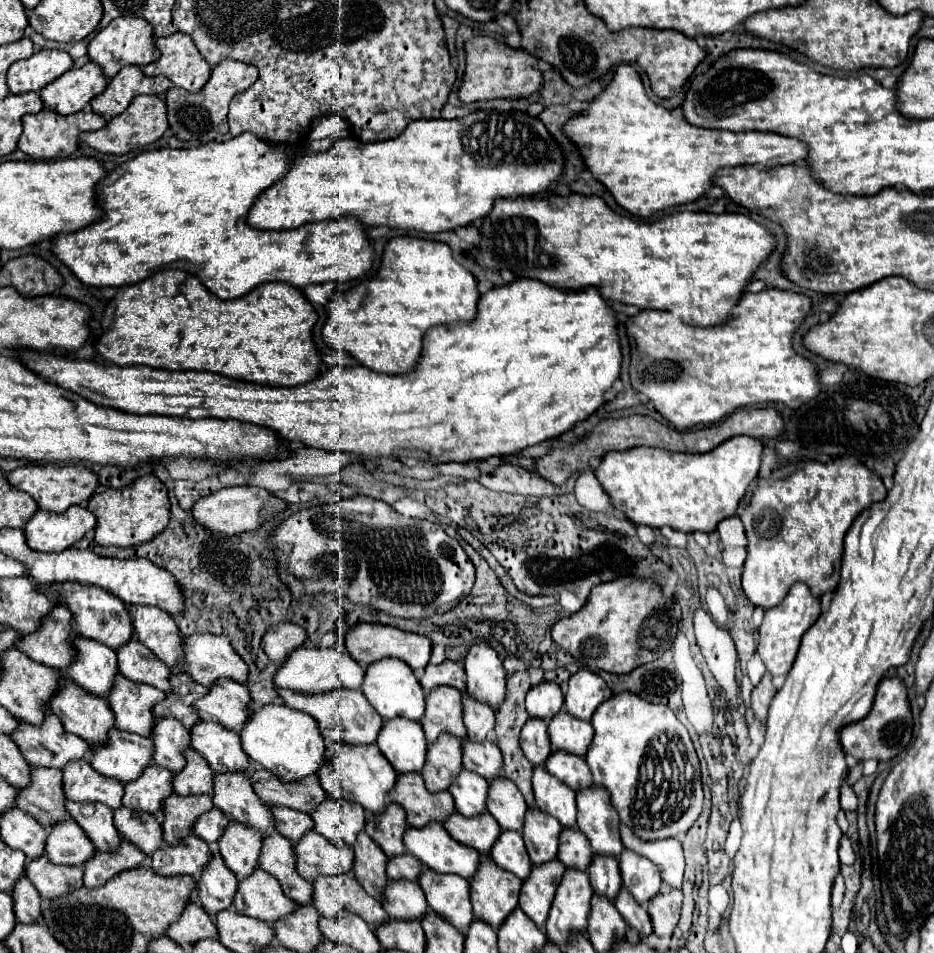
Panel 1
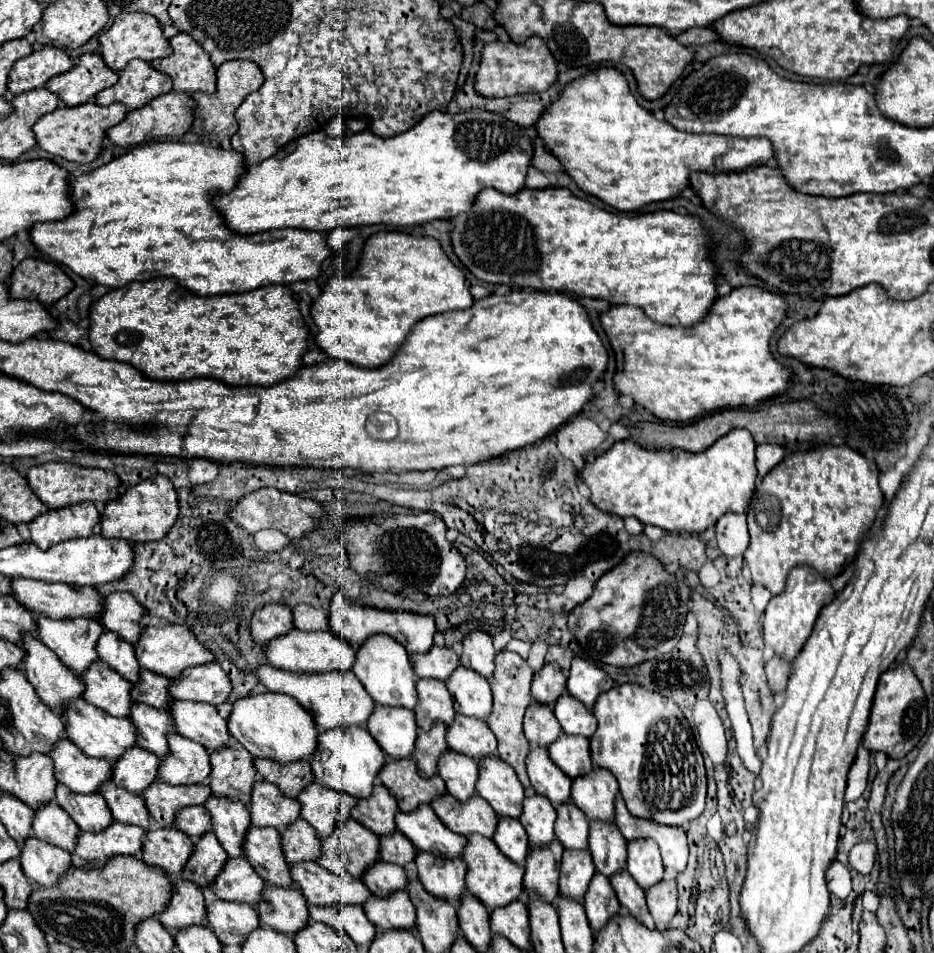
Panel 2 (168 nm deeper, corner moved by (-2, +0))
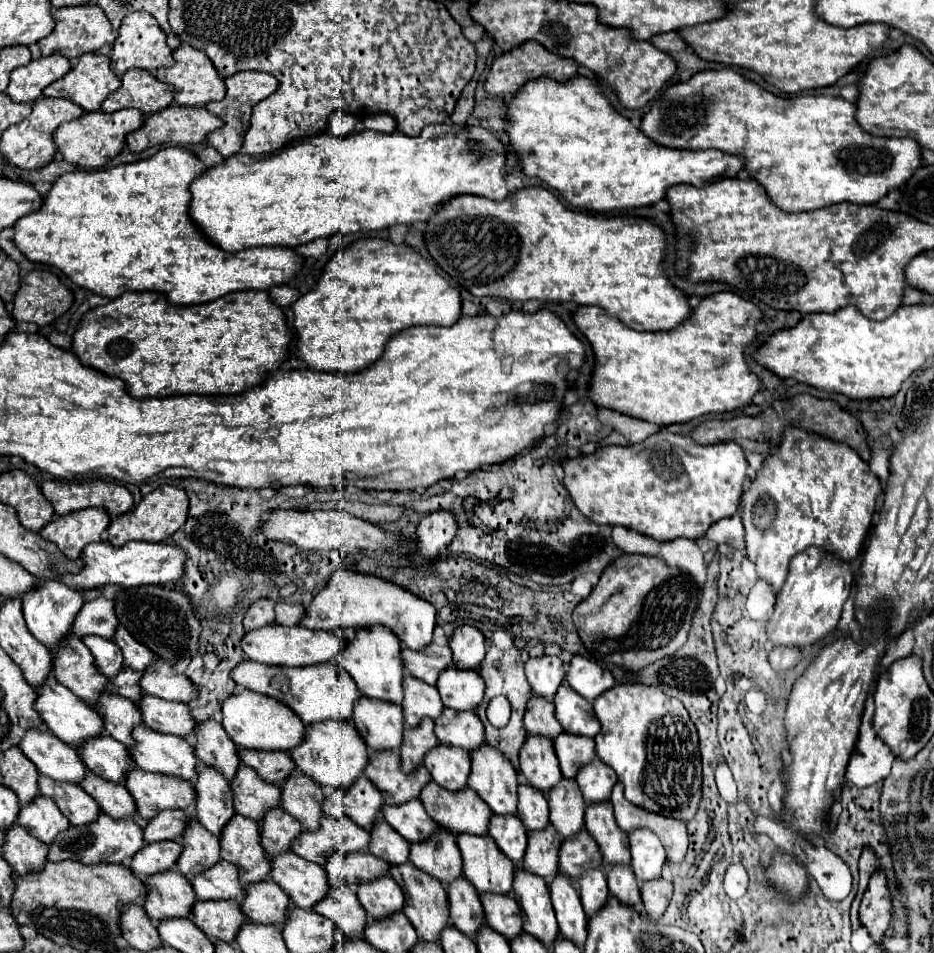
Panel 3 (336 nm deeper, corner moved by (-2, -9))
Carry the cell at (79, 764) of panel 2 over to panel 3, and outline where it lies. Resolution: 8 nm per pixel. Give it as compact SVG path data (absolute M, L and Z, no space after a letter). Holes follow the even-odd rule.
M29 729L29 733L23 735L23 741L19 741L19 749L35 763L41 775L55 781L81 783L87 771L77 751L45 729Z

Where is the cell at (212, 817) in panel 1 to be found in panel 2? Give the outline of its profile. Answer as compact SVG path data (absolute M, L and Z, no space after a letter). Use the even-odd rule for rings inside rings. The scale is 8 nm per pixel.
M203 806L183 808L175 818L175 828L191 836L191 840L199 840L207 832L211 832L211 816Z

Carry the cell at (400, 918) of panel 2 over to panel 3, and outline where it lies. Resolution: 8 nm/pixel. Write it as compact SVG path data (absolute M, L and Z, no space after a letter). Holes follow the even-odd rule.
M383 877L383 881L371 881L371 885L359 885L357 897L373 919L397 913L405 903L403 891L391 877Z

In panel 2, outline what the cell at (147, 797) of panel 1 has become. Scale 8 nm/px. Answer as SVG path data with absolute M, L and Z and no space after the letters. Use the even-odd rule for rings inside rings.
M131 748L113 766L113 782L131 794L143 794L149 784L159 780L159 764L159 756L143 748Z

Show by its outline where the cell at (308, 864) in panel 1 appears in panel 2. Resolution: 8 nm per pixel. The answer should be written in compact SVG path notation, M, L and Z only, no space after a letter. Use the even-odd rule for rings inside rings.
M303 818L289 824L281 838L287 862L315 862L321 858L321 838Z

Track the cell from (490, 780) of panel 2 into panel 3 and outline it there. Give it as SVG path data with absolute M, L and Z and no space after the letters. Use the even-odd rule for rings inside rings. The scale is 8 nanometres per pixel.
M483 745L479 753L471 753L471 777L467 783L497 815L517 811L517 773L515 767L495 753L489 745Z

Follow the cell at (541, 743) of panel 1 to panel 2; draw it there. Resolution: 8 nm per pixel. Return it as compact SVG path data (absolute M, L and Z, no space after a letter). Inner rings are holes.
M531 704L525 712L523 732L531 746L547 748L549 744L553 744L559 738L561 726L559 726L555 714L551 712L551 708L547 708L543 704Z

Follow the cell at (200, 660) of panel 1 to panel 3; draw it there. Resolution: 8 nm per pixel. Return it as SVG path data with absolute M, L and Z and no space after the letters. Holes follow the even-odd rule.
M119 625L119 629L115 631L113 641L119 645L119 649L123 653L123 665L127 665L135 671L143 671L147 665L157 661L157 657L145 645L135 641L123 625Z

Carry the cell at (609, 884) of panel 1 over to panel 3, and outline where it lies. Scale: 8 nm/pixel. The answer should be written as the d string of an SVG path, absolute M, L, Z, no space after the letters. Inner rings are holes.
M607 801L607 805L587 805L585 827L601 847L603 865L629 863L629 839L627 833L623 833L623 829L615 825L611 801Z

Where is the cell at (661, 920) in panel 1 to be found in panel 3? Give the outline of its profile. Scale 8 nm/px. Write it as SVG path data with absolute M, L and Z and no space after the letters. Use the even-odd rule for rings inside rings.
M663 877L655 881L647 881L647 885L641 885L641 899L647 915L655 921L661 919L663 911L669 905L669 899L673 895L673 883L665 881Z

